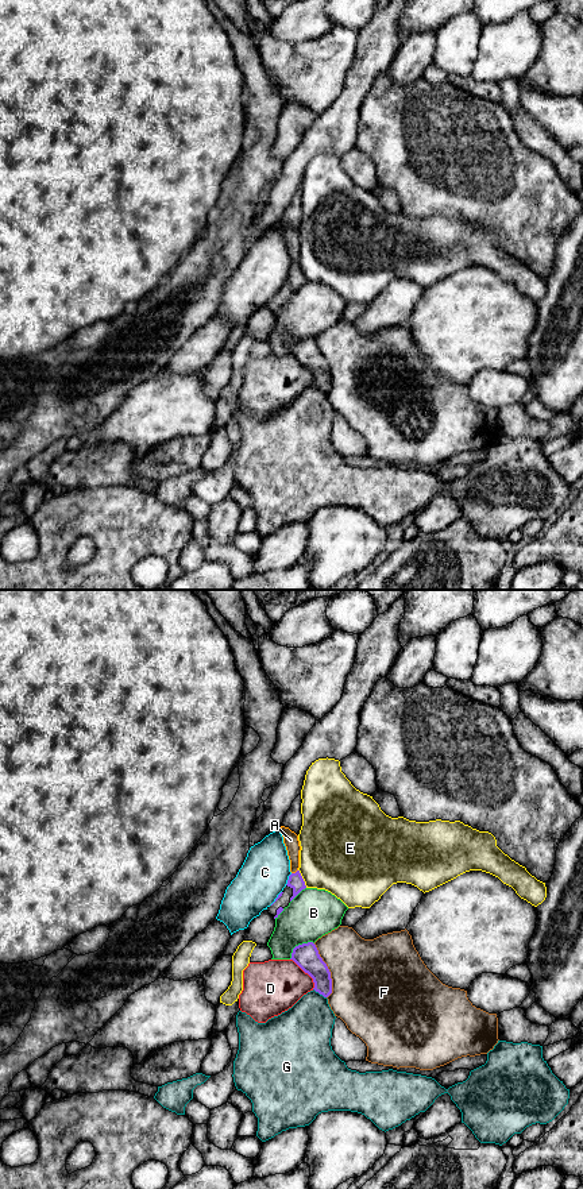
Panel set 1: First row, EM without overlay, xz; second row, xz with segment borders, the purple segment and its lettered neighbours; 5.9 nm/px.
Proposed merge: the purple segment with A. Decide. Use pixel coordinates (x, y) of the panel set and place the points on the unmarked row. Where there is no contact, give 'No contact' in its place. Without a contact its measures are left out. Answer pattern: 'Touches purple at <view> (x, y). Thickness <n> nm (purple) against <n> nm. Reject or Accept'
Touches purple at xz (296, 267). Thickness 90 nm (purple) against 90 nm. Accept

